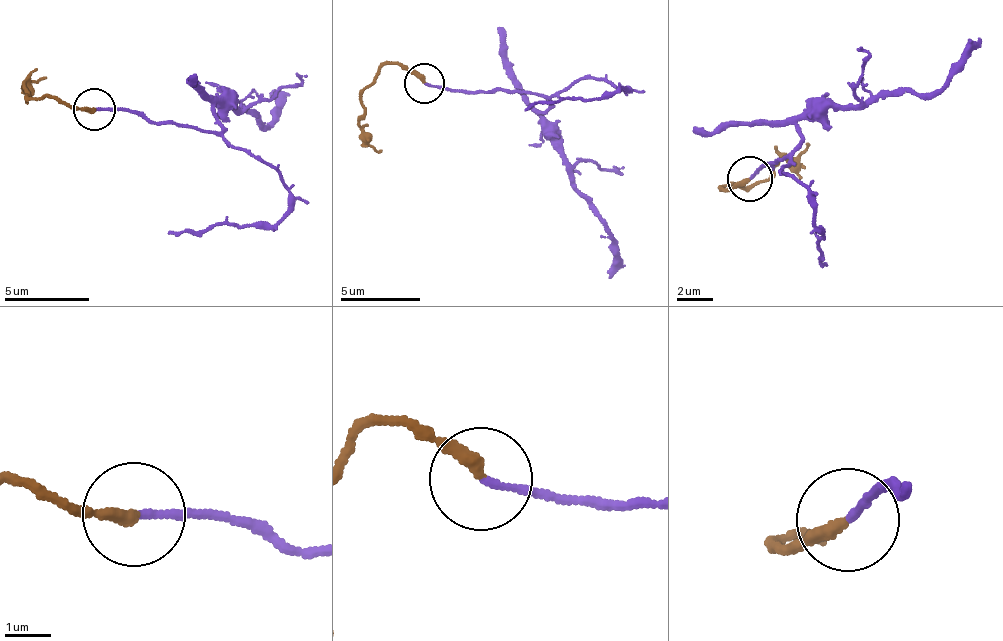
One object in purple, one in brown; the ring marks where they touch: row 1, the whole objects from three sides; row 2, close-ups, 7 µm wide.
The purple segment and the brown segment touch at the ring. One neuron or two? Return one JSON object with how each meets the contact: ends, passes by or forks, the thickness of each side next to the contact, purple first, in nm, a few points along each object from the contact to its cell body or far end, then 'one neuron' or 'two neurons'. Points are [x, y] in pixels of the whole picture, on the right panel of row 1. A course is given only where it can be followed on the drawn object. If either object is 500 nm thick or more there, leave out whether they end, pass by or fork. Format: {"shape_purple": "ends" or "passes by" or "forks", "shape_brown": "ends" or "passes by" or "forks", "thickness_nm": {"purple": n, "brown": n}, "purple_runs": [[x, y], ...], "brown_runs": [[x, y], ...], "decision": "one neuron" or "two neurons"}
{"shape_purple": "ends", "shape_brown": "ends", "thickness_nm": {"purple": 150, "brown": 280}, "purple_runs": [[749, 179], [762, 162], [789, 155], [802, 138], [803, 120], [816, 121], [891, 95], [932, 94], [980, 38]], "brown_runs": [[749, 179], [722, 190], [752, 183], [789, 161], [807, 142]], "decision": "one neuron"}

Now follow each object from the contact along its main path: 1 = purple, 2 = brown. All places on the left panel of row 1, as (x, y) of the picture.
1: (95, 110), (136, 109), (217, 133), (219, 104), (217, 107), (245, 111), (264, 126), (274, 119), (276, 91)
2: (95, 110), (25, 94), (27, 84), (45, 76)

